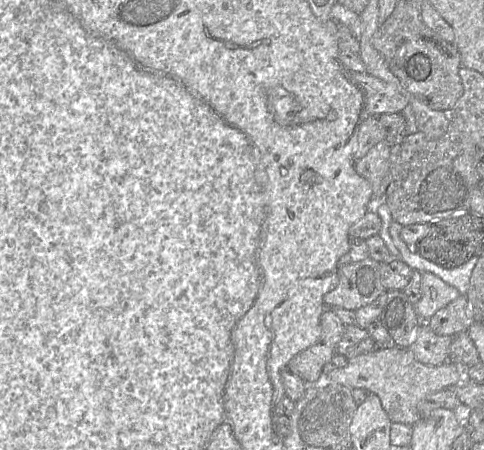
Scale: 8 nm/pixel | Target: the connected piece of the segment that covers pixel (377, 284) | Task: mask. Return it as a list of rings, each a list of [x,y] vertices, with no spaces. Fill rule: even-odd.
[[[368,257],[365,260],[340,266],[338,268],[338,285],[324,295],[326,308],[344,308],[356,311],[370,305],[386,290],[380,278],[381,263]]]

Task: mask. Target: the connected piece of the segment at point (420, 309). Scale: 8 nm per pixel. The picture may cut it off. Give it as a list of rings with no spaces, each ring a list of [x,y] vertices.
[[[424,272],[421,276],[421,298],[414,304],[414,308],[422,323],[428,322],[438,310],[460,295],[455,287],[445,283],[438,276]]]

